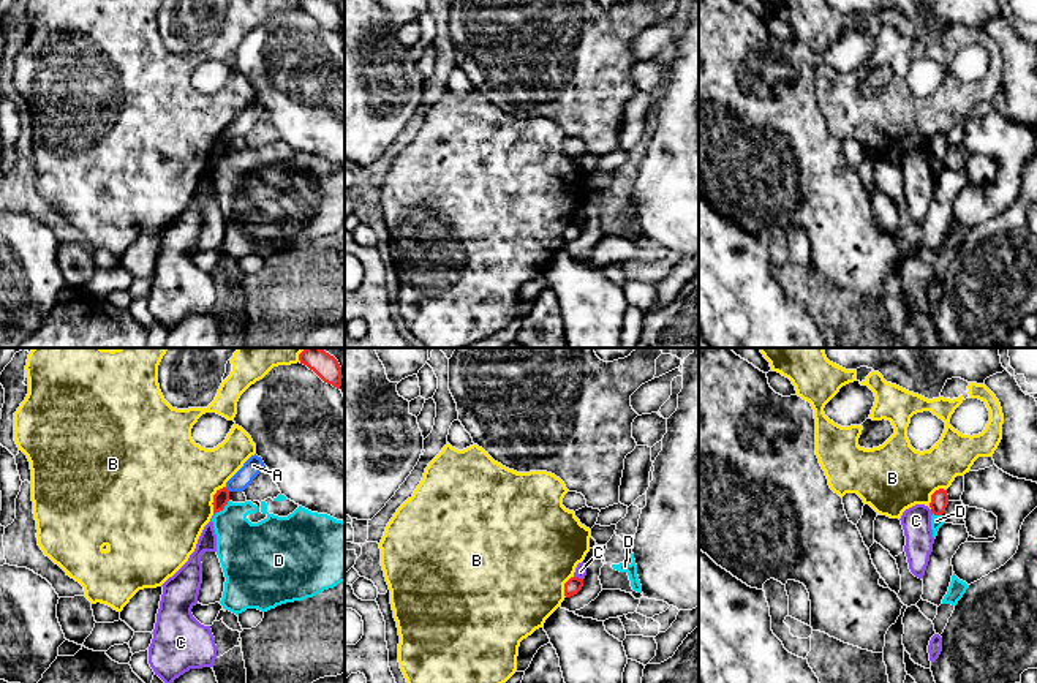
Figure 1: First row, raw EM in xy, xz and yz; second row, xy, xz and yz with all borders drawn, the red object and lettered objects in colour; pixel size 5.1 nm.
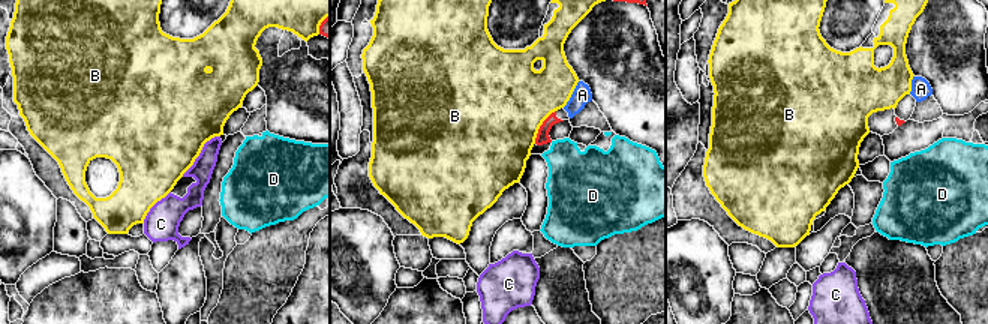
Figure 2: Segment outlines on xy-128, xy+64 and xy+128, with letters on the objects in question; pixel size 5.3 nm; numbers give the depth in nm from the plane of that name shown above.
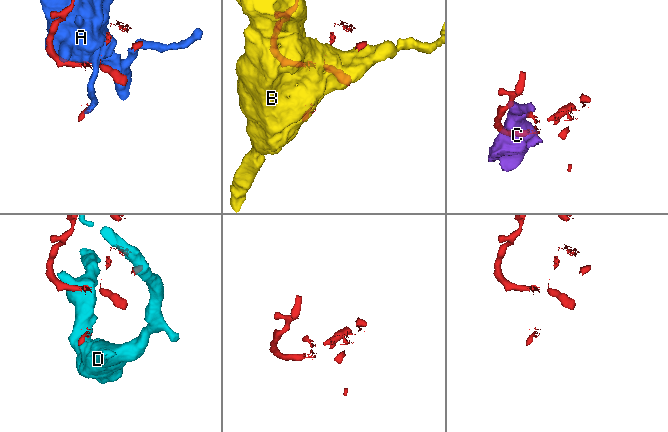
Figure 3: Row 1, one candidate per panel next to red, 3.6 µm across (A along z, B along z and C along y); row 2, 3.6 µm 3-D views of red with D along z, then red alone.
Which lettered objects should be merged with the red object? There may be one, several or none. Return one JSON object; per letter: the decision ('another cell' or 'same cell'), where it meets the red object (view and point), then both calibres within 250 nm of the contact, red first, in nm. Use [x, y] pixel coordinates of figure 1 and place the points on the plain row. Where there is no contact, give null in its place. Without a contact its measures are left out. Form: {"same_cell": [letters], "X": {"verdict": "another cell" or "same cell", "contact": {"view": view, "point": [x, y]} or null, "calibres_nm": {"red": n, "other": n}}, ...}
{"same_cell": [], "A": {"verdict": "another cell", "contact": {"view": "xy", "point": [226, 135]}, "calibres_nm": {"red": 80, "other": 90}}, "B": {"verdict": "another cell", "contact": {"view": "xy", "point": [214, 144]}, "calibres_nm": {"red": 80, "other": 480}}, "C": {"verdict": "another cell", "contact": {"view": "xz", "point": [577, 223]}, "calibres_nm": {"red": 80, "other": 60}}, "D": {"verdict": "another cell", "contact": {"view": "xy", "point": [223, 154]}, "calibres_nm": {"red": 80, "other": 300}}}

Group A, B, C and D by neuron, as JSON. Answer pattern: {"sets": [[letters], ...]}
{"sets": [["A"], ["B"], ["C"], ["D"]]}

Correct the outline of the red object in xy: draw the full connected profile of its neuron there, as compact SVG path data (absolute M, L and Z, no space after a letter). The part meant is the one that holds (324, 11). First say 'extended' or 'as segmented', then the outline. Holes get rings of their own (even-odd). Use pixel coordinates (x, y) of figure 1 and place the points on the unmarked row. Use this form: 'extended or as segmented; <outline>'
as segmented; M299 0L300 9L313 16L324 28L340 35L341 13L330 0Z

